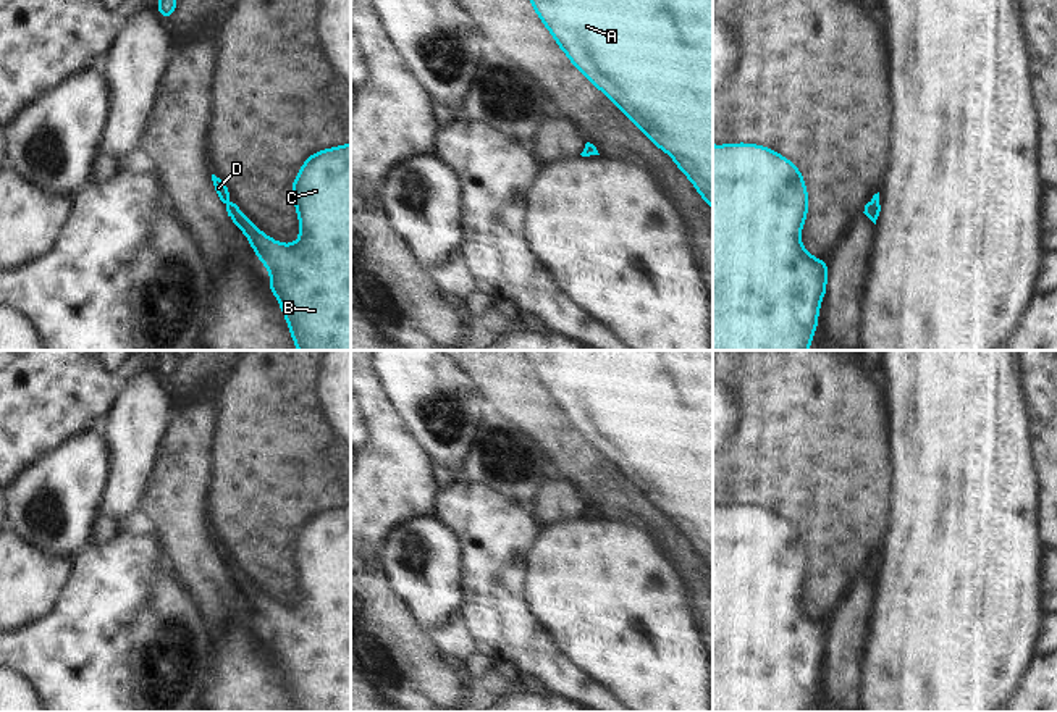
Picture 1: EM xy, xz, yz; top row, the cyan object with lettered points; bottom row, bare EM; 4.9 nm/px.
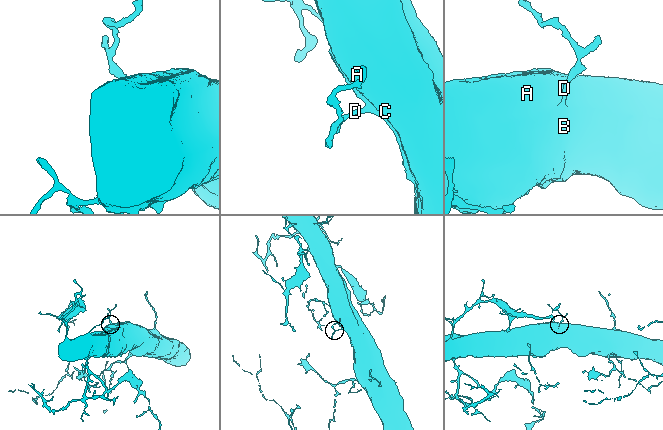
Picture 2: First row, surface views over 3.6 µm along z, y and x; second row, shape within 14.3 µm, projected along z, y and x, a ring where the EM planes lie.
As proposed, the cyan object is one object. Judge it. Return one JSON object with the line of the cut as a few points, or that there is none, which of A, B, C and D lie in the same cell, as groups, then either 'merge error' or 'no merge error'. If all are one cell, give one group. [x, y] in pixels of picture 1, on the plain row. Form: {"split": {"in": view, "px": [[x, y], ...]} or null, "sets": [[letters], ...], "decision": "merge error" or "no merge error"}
{"split": null, "sets": [["A", "B", "C", "D"]], "decision": "no merge error"}

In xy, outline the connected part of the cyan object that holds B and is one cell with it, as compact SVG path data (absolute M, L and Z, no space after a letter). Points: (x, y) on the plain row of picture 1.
M351 504L317 512L299 528L297 538L291 544L299 584L299 599L294 605L284 605L265 596L230 562L223 542L215 536L212 536L212 542L220 562L226 567L231 584L247 599L255 618L268 631L268 654L278 660L297 712L351 712Z

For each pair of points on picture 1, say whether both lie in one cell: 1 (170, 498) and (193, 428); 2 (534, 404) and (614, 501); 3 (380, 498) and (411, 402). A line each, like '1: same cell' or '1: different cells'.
1: same cell
2: same cell
3: different cells

